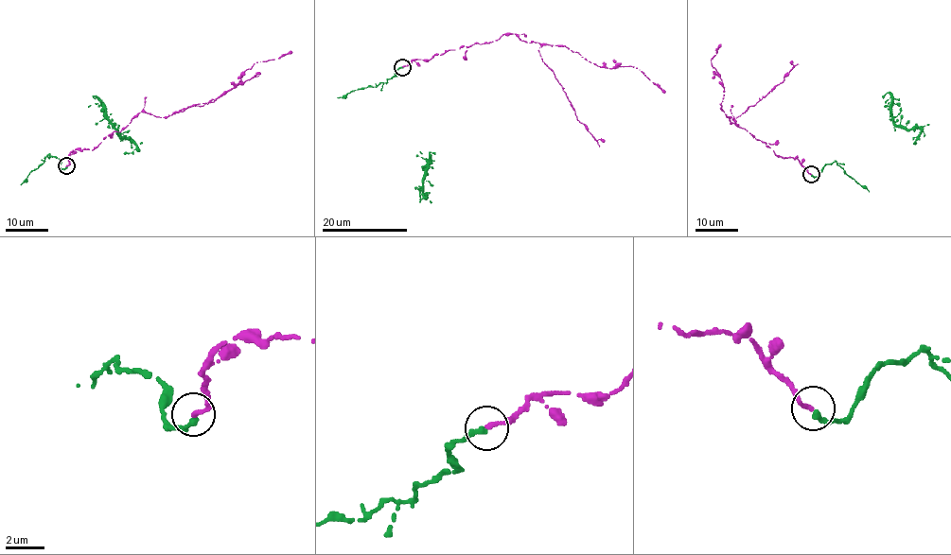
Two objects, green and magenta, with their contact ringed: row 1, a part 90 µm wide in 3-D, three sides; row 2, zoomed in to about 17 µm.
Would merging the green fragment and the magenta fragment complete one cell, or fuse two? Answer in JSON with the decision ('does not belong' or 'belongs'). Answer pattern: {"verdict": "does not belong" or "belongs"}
{"verdict": "belongs"}

